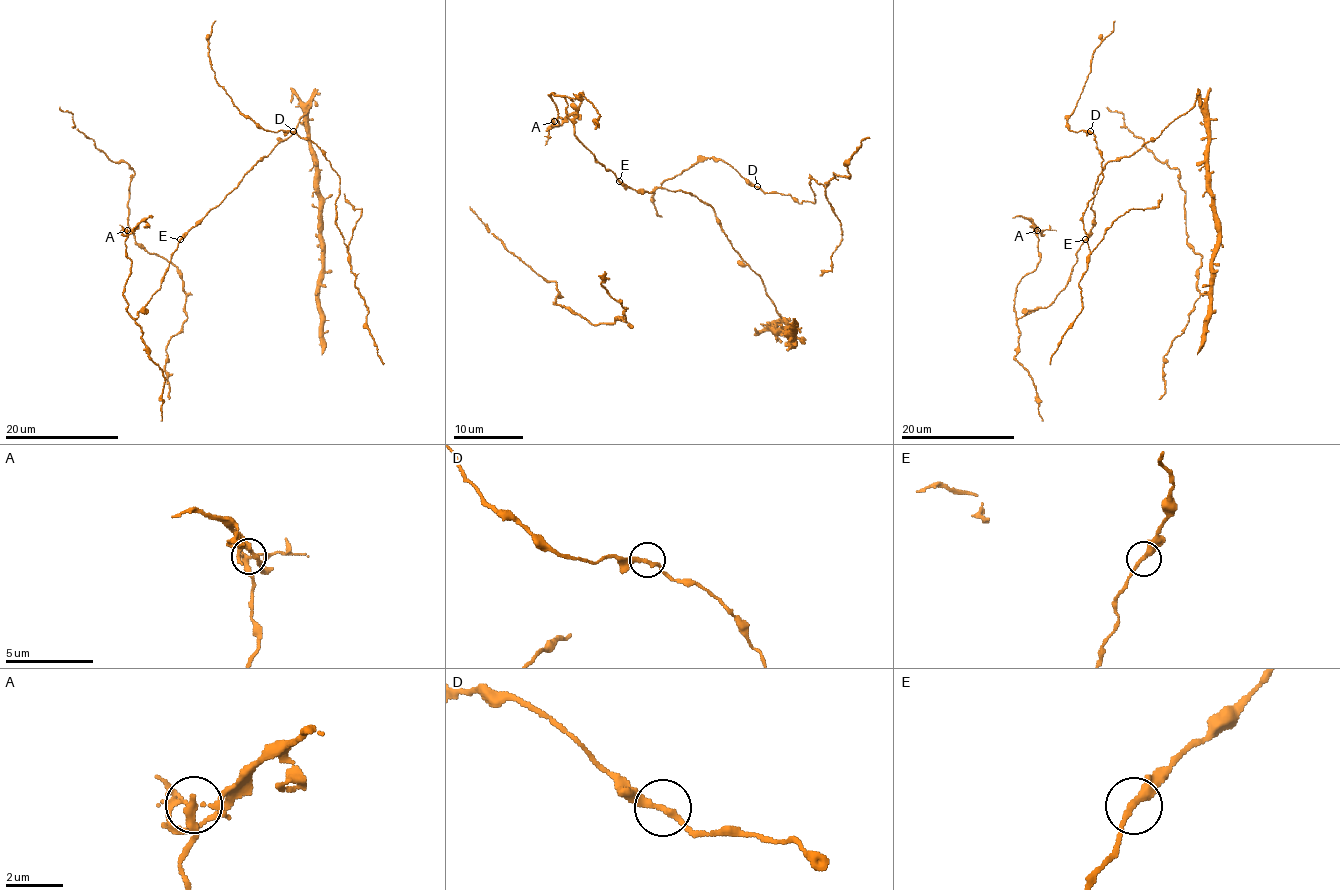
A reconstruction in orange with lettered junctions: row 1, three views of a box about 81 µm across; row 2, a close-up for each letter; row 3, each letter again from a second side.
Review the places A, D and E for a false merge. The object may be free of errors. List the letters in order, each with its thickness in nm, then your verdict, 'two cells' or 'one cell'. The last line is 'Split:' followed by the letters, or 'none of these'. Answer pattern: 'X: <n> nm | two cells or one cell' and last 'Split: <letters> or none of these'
A: 240 nm | two cells
D: 240 nm | one cell
E: 240 nm | one cell
Split: A

